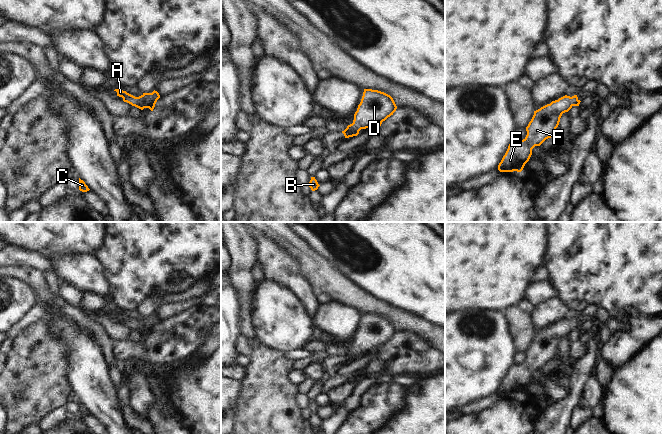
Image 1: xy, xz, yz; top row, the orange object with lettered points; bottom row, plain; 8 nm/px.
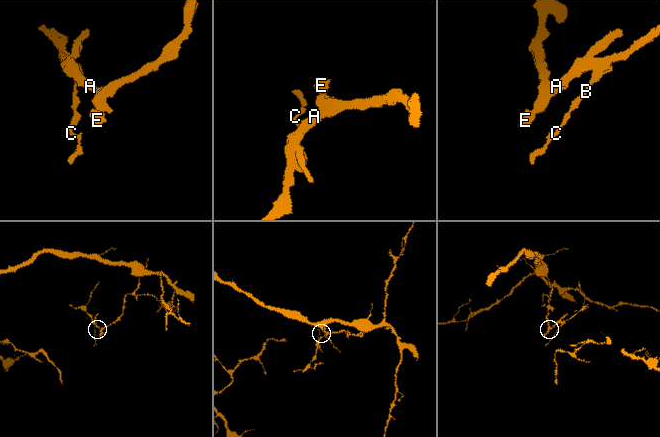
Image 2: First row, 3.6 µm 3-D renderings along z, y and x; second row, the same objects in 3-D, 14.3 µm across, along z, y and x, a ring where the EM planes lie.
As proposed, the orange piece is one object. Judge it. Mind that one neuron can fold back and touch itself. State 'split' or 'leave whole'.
leave whole

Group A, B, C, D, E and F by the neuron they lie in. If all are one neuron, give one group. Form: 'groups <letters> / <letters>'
groups A B C D E F

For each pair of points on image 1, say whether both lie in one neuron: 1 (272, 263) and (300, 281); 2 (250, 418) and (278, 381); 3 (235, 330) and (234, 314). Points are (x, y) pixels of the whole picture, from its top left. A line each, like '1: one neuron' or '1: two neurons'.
1: one neuron
2: one neuron
3: one neuron

